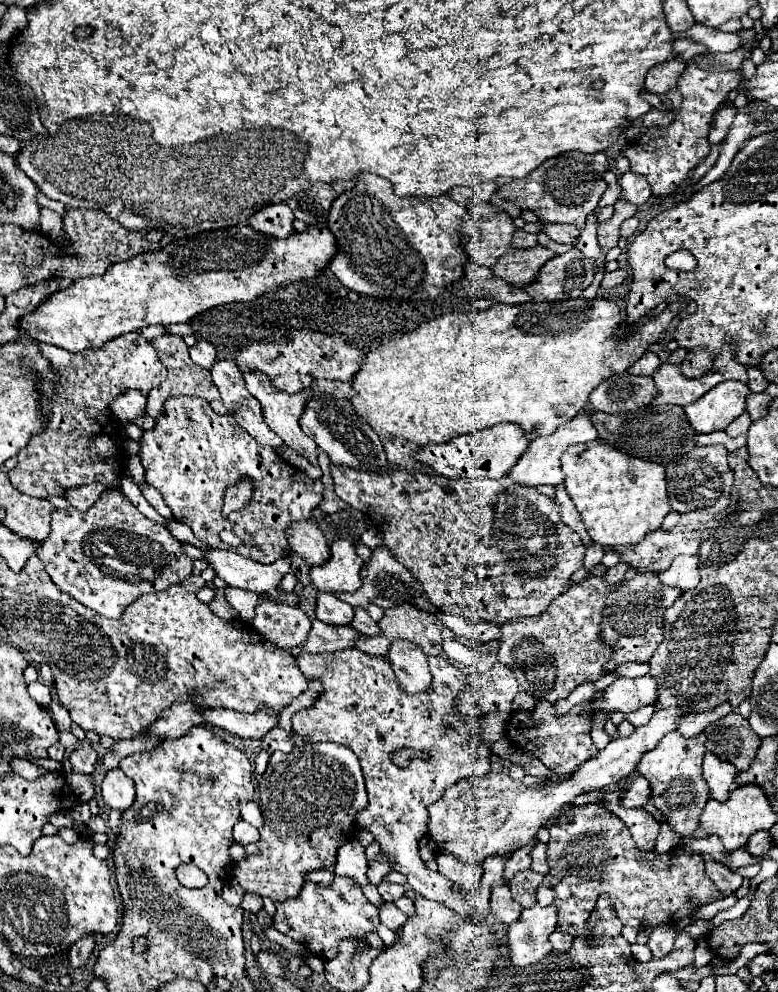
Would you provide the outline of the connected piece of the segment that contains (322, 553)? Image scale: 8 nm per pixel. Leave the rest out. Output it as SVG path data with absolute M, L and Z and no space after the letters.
M319 507L312 512L311 521L295 521L285 529L287 541L293 553L303 557L311 567L321 565L329 559L329 545L321 529L317 527L317 522L324 518L323 512Z

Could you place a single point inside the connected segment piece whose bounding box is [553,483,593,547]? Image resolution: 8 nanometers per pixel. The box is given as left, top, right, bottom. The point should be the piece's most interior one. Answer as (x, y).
(569, 514)

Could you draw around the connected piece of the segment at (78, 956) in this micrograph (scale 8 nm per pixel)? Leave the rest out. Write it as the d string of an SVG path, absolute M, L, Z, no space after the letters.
M95 935L91 937L81 937L81 941L75 941L67 953L69 957L69 965L73 969L77 967L85 967L87 965L87 959L91 955L91 951L95 949Z

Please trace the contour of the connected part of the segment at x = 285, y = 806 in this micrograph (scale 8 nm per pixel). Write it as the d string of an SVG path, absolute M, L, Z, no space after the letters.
M317 743L305 745L301 751L273 753L267 771L259 779L259 809L265 825L259 831L261 841L245 845L247 859L235 863L233 875L237 883L249 893L269 897L273 901L285 901L297 897L305 879L303 875L313 869L327 869L335 865L337 849L355 837L355 815L367 805L367 791L361 773L359 759L355 753L339 743Z

